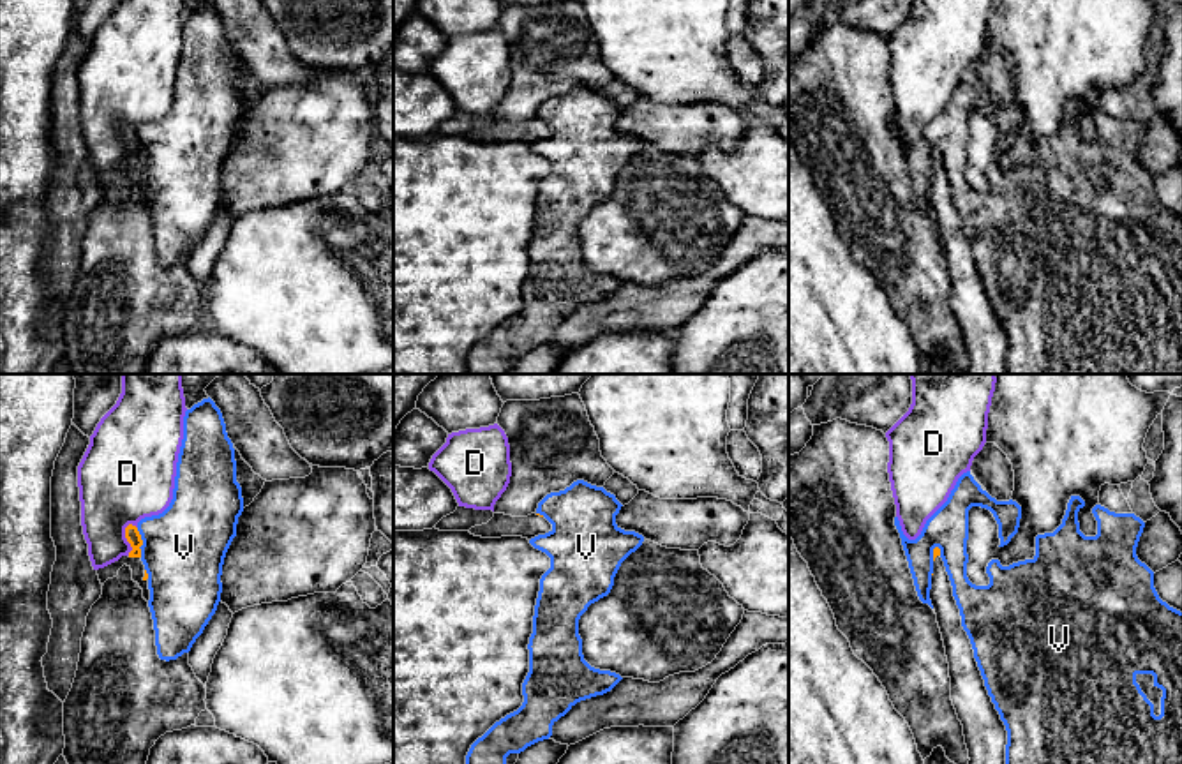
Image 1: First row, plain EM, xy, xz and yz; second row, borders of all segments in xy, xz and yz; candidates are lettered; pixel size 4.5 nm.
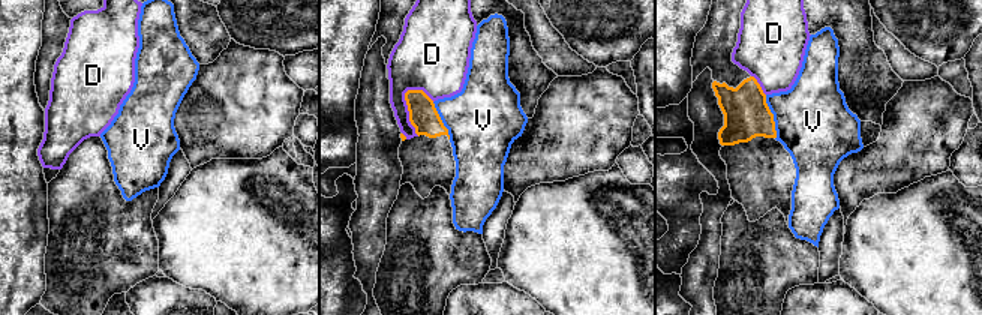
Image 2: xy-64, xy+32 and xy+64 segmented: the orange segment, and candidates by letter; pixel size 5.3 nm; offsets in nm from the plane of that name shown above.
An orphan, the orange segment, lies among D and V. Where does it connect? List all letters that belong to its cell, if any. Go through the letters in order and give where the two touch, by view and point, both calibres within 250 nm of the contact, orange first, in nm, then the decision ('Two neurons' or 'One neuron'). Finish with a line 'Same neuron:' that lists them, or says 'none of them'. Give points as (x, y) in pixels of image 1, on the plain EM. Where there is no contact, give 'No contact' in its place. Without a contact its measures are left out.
D: Touches orange at xy (126, 142). Thickness 70 nm (orange) against 380 nm. Two neurons
V: Touches orange at xy (142, 147). Thickness 70 nm (orange) against 380 nm. Two neurons
Same neuron: none of them

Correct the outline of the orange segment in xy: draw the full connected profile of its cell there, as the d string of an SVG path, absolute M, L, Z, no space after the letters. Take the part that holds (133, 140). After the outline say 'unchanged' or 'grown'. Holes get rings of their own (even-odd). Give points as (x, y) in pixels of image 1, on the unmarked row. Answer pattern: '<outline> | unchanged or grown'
M129 129L125 132L125 143L131 148L132 155L127 161L122 161L118 166L115 166L104 173L99 173L97 175L99 185L104 191L104 187L108 184L116 182L118 175L123 169L127 169L132 175L132 185L139 189L139 192L143 194L143 203L148 206L150 205L148 178L146 178L145 169L141 166L141 154L139 152L143 150L143 145L141 145L138 132Z | grown

